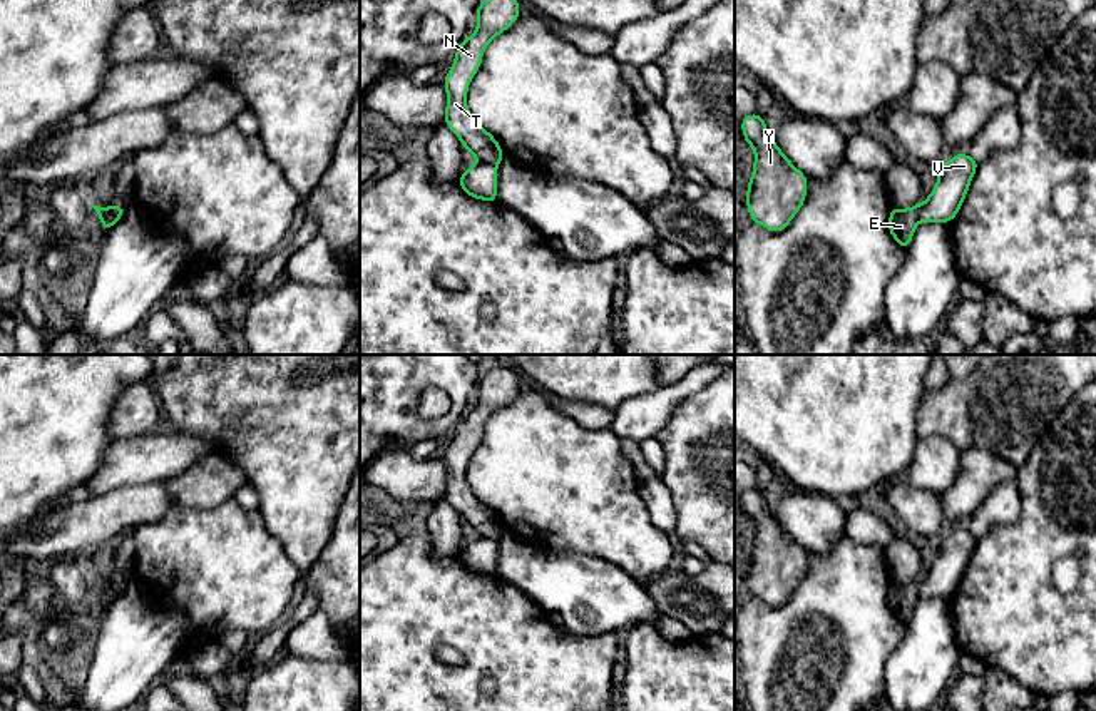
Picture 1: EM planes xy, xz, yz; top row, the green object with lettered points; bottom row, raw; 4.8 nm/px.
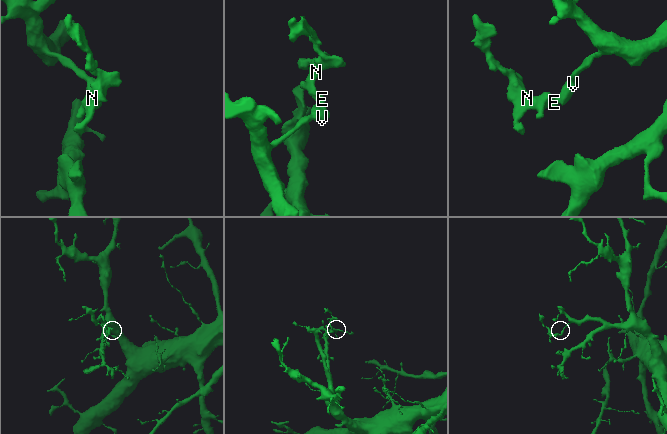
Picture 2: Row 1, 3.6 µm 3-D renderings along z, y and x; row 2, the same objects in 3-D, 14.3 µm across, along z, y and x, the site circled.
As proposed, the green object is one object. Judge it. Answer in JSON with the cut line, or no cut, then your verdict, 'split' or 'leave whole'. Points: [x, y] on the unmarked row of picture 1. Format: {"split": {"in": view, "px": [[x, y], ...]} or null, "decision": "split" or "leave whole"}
{"split": {"in": "xz", "px": [[477, 534], [496, 541]]}, "decision": "split"}

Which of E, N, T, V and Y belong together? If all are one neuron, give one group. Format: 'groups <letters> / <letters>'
groups E N T Y / V

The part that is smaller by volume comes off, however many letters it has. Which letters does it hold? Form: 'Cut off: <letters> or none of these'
Cut off: E, N, T, Y

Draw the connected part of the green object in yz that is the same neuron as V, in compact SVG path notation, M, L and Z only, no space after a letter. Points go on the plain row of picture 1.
M954 529L950 535L935 540L939 554L920 577L919 597L952 597L965 575L977 537L969 529Z

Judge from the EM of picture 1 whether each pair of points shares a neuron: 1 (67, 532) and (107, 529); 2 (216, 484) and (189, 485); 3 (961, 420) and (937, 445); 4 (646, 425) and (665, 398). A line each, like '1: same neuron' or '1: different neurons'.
1: same neuron
2: same neuron
3: different neurons
4: same neuron

